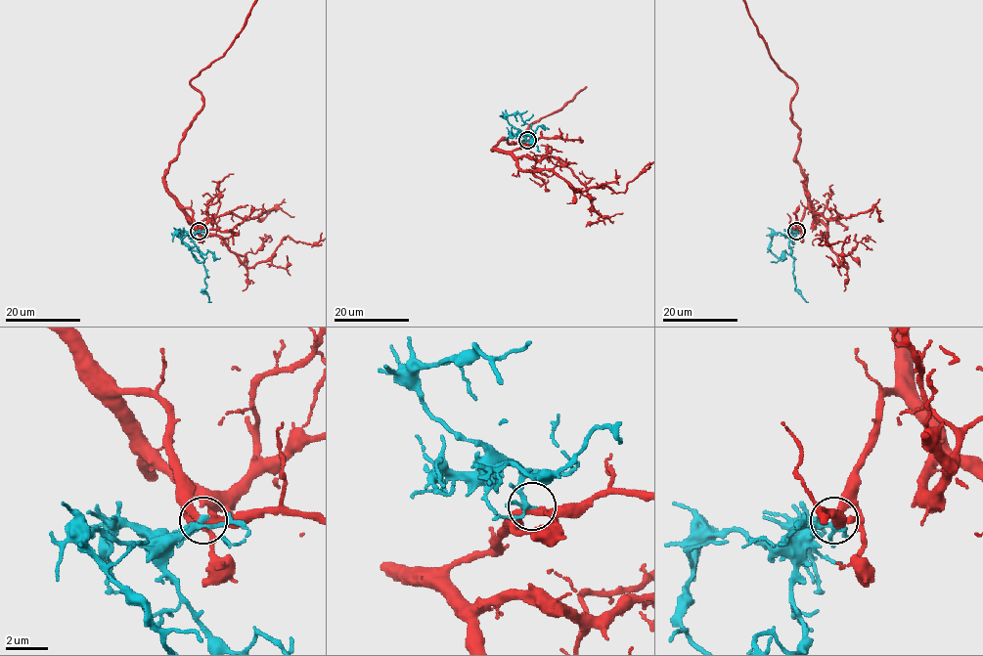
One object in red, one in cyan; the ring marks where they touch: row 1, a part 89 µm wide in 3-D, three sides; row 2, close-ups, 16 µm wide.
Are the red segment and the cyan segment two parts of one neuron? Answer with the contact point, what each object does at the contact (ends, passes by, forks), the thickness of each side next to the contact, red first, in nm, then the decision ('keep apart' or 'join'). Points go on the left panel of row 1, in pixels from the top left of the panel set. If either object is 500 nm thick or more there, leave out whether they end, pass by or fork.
(199, 231) | red passes by | cyan forks | 320/170 nm | keep apart

